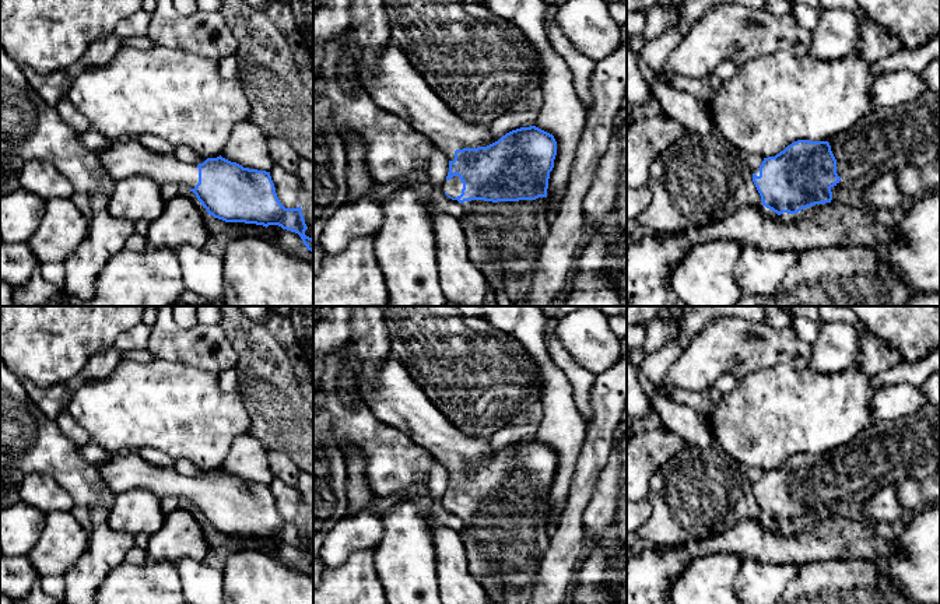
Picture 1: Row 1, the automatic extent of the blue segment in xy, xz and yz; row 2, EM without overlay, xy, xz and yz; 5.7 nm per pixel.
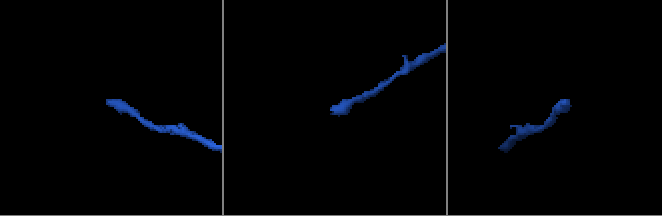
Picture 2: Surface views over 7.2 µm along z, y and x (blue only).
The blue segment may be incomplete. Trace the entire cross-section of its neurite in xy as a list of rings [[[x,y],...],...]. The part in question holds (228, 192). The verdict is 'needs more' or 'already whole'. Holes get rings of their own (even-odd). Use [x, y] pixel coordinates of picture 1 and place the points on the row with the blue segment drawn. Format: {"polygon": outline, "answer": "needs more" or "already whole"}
{"polygon": [[[130,138],[126,143],[115,141],[109,148],[98,151],[101,162],[115,182],[124,178],[143,175],[151,178],[159,186],[175,183],[193,192],[201,206],[214,218],[225,222],[245,222],[256,225],[278,225],[283,229],[301,236],[308,250],[313,252],[313,239],[305,235],[308,229],[301,206],[285,208],[276,193],[270,172],[243,168],[221,155],[207,158],[203,164],[190,165],[179,161],[175,155],[159,155]]], "answer": "needs more"}

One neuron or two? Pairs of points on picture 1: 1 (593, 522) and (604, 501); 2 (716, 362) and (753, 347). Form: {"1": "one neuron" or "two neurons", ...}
{"1": "one neuron", "2": "one neuron"}

